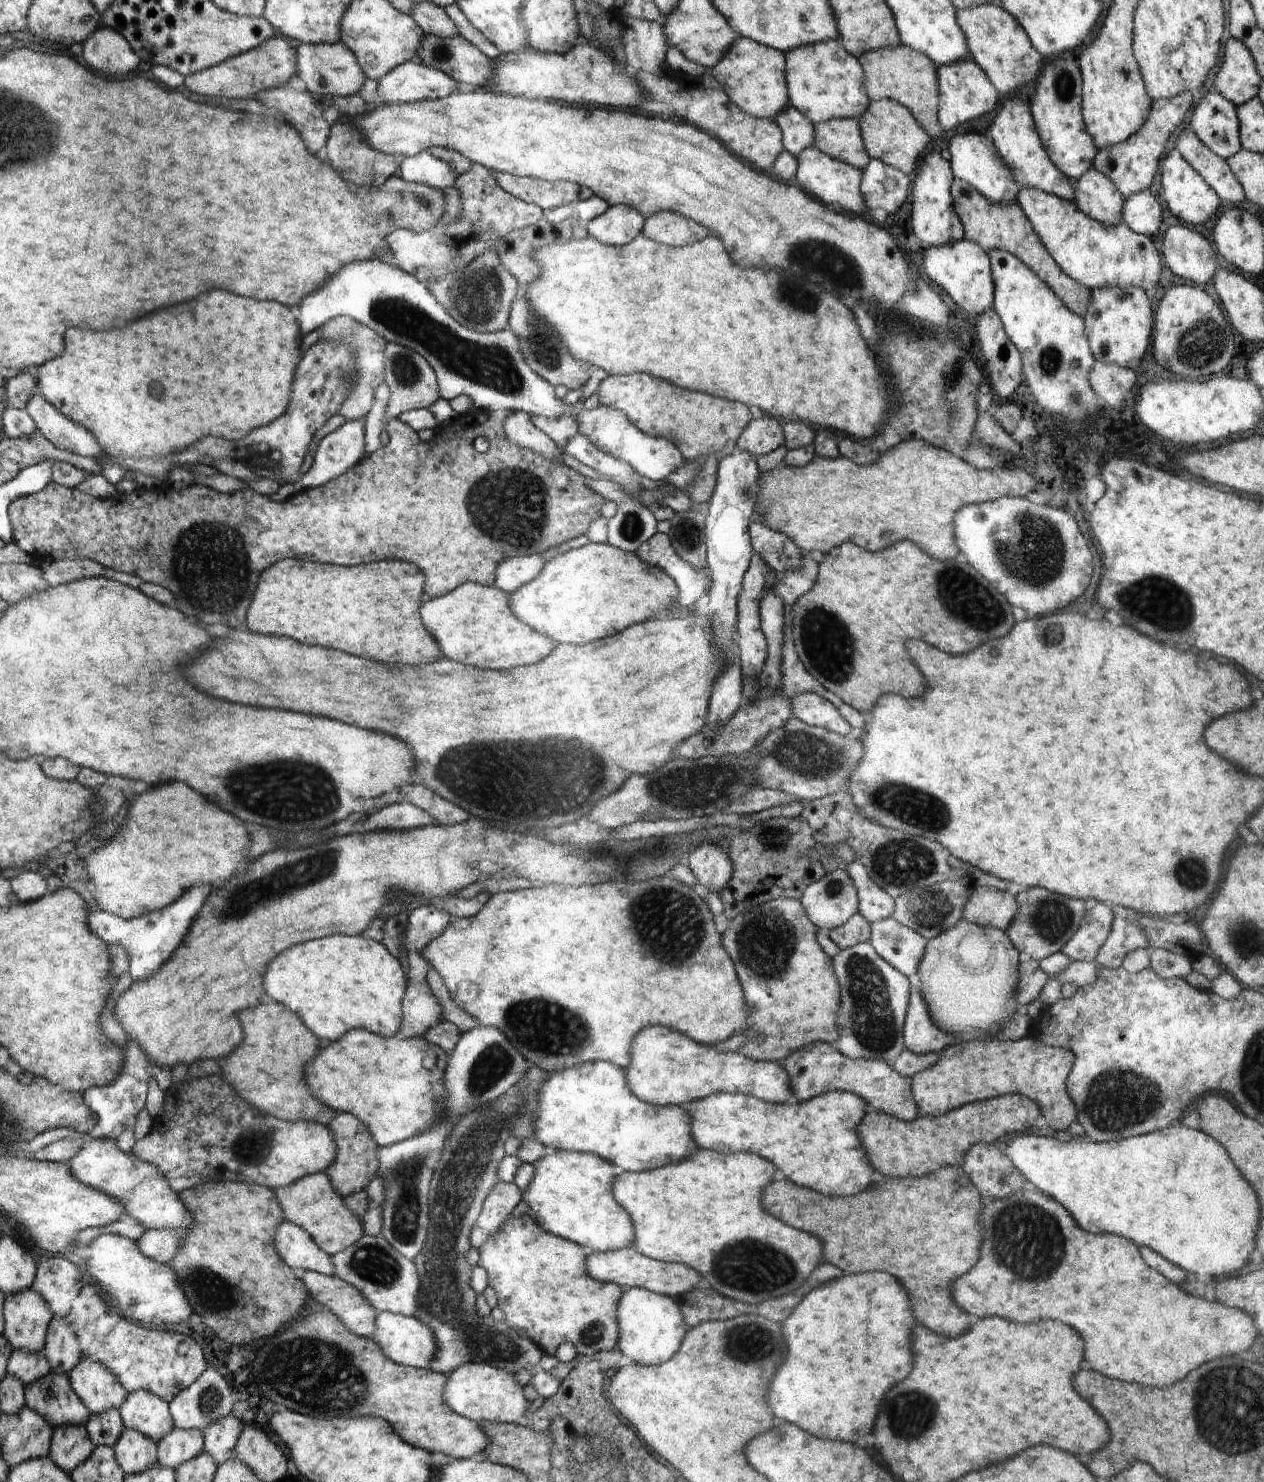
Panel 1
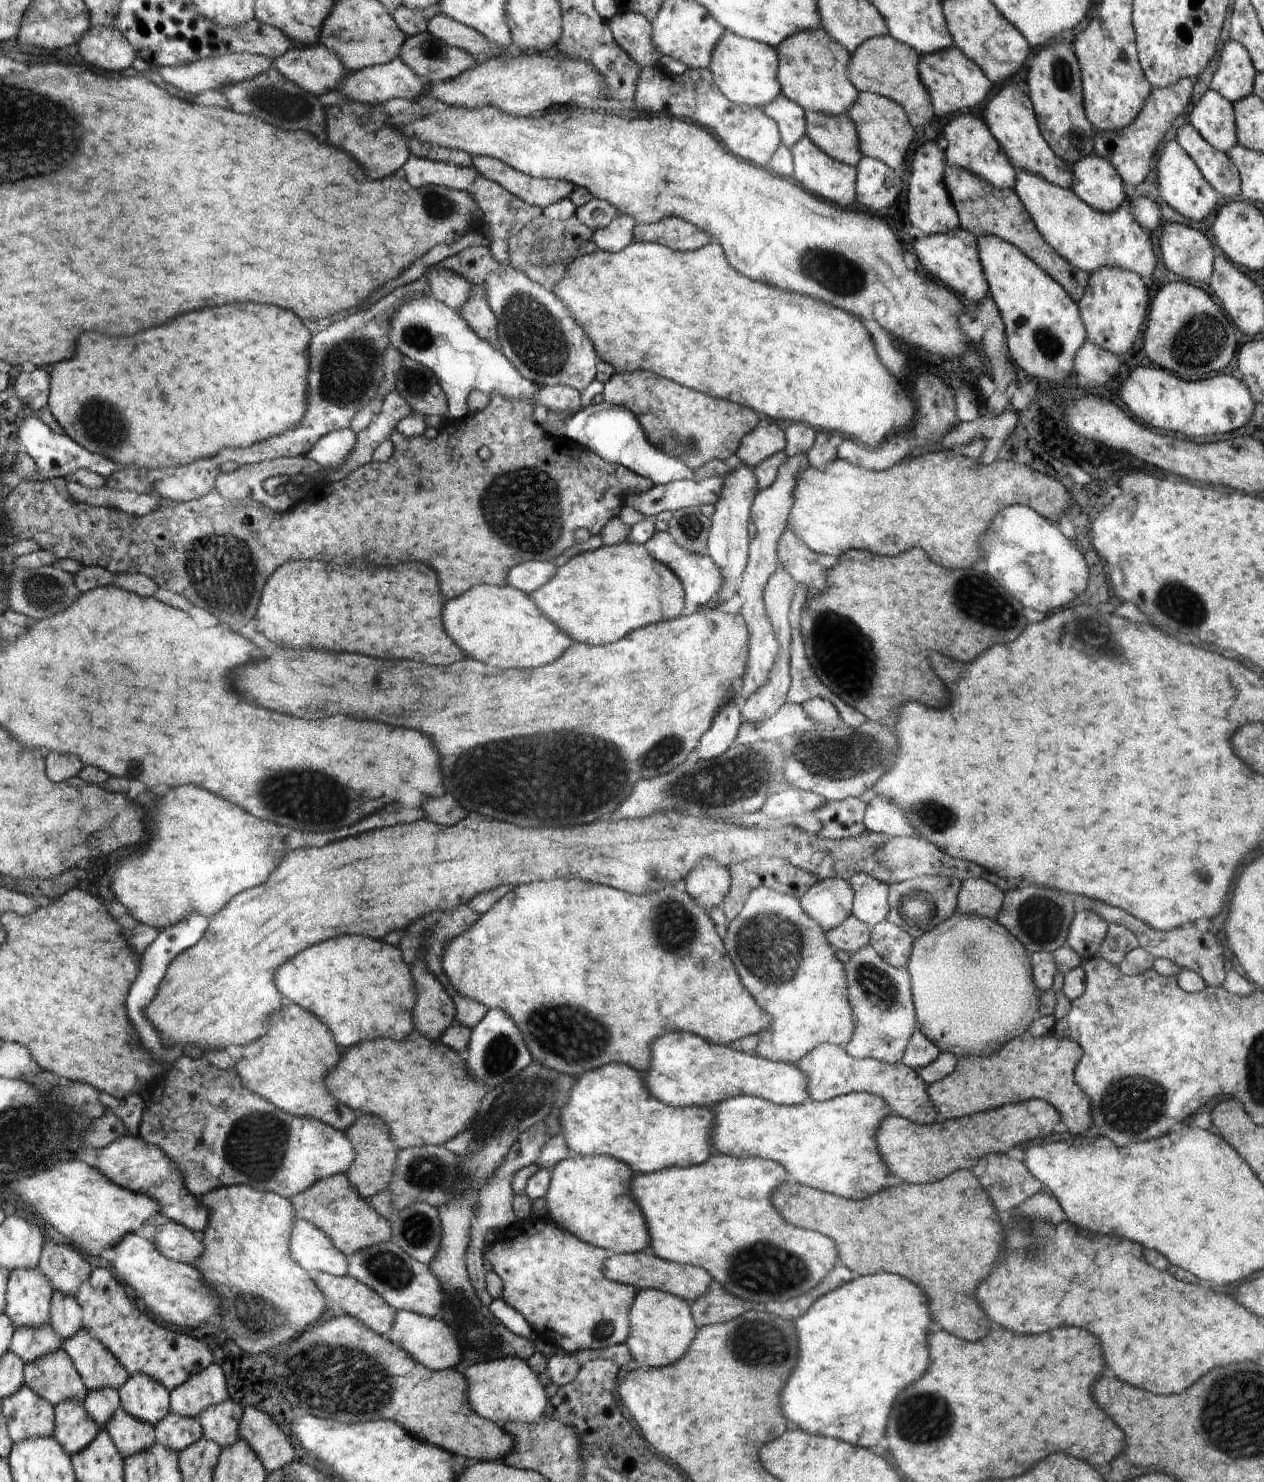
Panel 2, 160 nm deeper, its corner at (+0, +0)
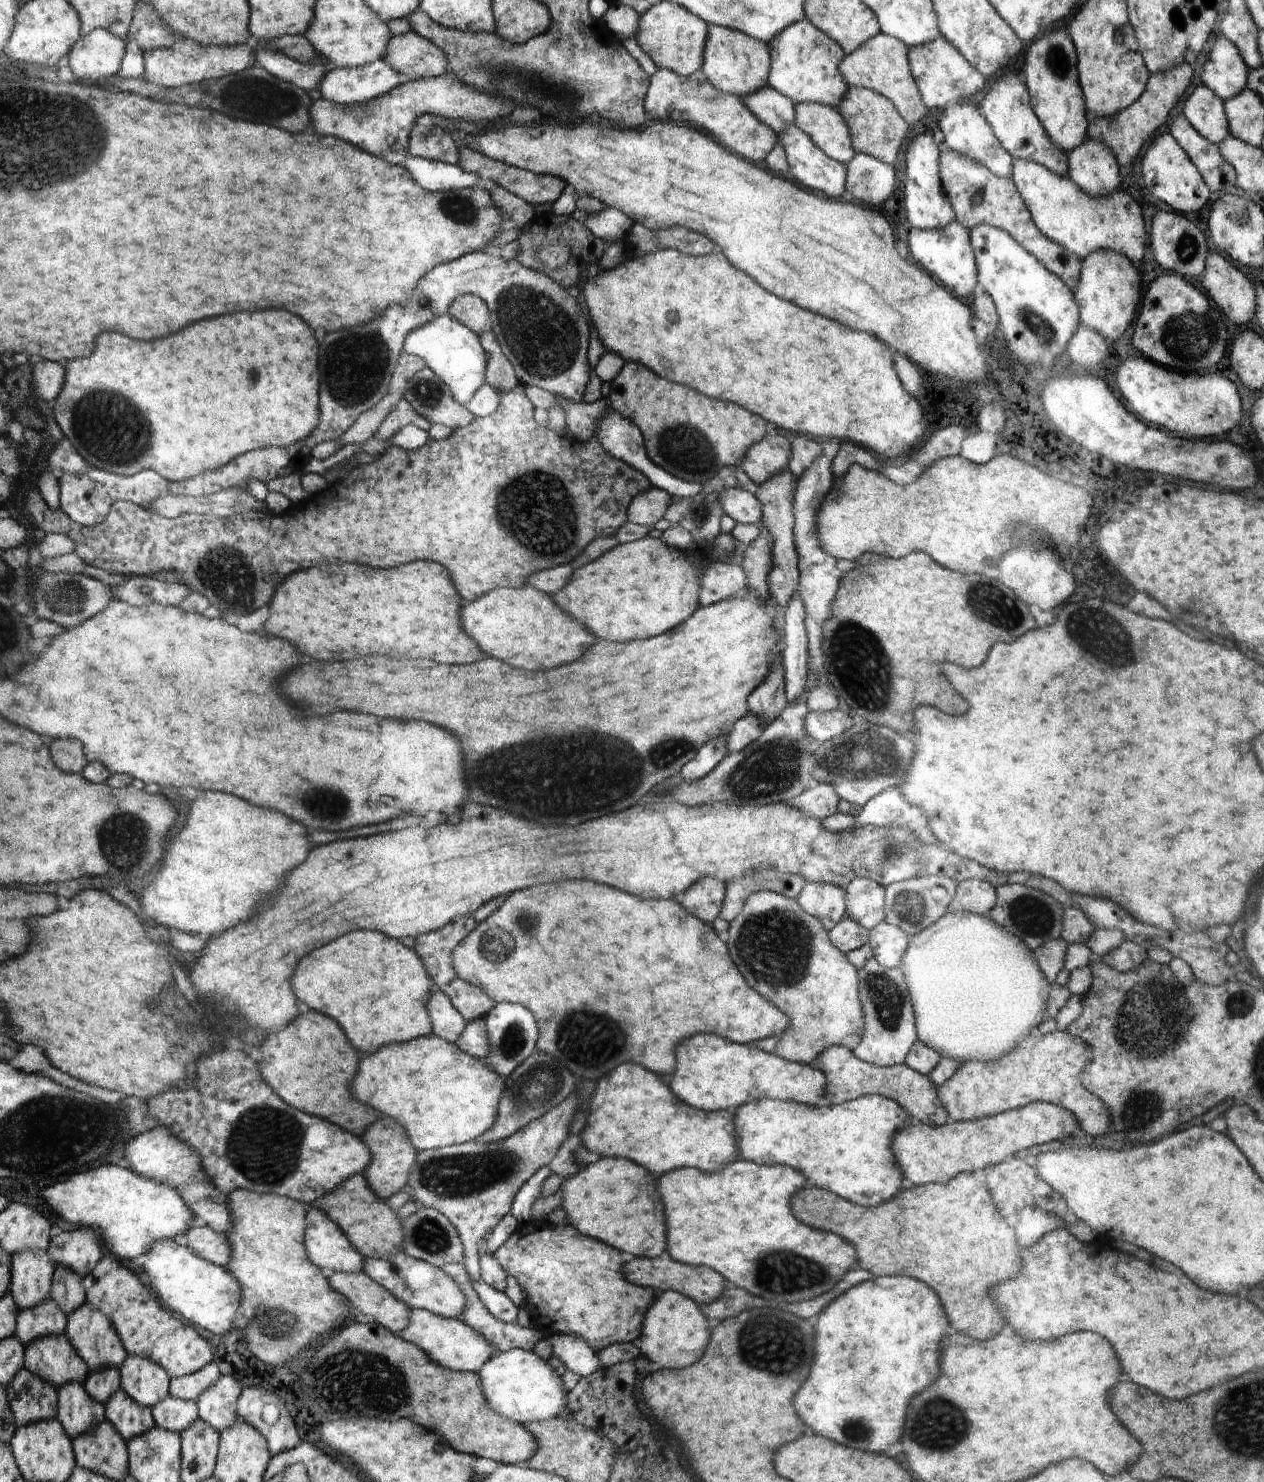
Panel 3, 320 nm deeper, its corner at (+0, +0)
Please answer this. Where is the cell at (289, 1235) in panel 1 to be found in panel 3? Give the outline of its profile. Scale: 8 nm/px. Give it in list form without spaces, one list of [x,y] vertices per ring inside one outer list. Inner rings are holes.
[[[308,1207],[305,1247],[310,1260],[324,1272],[355,1273],[363,1270],[366,1256],[354,1248],[342,1230],[321,1208]]]

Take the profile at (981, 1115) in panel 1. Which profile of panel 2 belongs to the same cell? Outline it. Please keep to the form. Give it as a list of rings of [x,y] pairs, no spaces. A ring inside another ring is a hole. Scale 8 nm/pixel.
[[[1030,1099],[1021,1103],[1008,1103],[991,1111],[966,1115],[960,1119],[950,1119],[929,1125],[921,1125],[904,1117],[894,1114],[888,1115],[878,1127],[876,1135],[877,1147],[884,1162],[888,1164],[890,1172],[898,1176],[900,1180],[906,1180],[910,1184],[924,1184],[924,1182],[936,1182],[942,1180],[950,1173],[958,1169],[972,1170],[977,1162],[990,1153],[1006,1154],[1009,1148],[1020,1143],[1028,1143],[1029,1140],[1038,1140],[1054,1133],[1053,1128],[1061,1120],[1057,1110],[1042,1099]]]

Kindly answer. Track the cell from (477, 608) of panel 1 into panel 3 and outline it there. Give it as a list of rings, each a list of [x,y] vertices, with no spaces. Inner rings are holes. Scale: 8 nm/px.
[[[532,585],[522,586],[520,592],[514,588],[496,588],[490,596],[482,596],[482,600],[468,604],[462,618],[466,620],[466,632],[486,648],[488,656],[506,660],[516,668],[550,670],[578,660],[594,642],[594,634],[586,628],[582,632],[582,624],[572,616],[566,616],[554,602],[550,594]]]

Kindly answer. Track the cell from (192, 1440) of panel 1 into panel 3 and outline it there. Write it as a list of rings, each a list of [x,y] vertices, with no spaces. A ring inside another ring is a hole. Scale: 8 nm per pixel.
[[[166,1395],[154,1408],[152,1413],[156,1426],[170,1432],[184,1432],[199,1417],[196,1401],[185,1401]]]

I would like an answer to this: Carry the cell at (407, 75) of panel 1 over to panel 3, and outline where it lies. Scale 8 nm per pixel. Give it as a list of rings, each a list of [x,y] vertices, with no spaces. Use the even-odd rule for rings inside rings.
[[[378,59],[361,67],[330,66],[318,89],[322,99],[353,106],[367,104],[399,84],[398,73],[384,60]]]

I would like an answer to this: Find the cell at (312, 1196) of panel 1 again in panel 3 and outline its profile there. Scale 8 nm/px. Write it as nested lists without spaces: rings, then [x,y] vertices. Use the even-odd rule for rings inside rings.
[[[364,1174],[354,1175],[344,1185],[327,1193],[311,1206],[321,1208],[344,1232],[354,1248],[362,1252],[366,1258],[379,1259],[393,1255],[401,1250],[404,1240],[404,1228],[401,1218],[392,1210],[386,1200],[382,1200],[374,1188],[367,1183]]]

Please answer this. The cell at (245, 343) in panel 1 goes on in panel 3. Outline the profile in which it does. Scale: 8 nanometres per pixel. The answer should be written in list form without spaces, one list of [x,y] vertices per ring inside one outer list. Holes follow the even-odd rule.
[[[286,310],[226,314],[214,320],[202,320],[202,324],[194,324],[194,328],[186,328],[186,332],[178,332],[178,336],[168,336],[166,340],[134,340],[132,336],[118,332],[104,332],[102,340],[98,340],[98,352],[94,352],[94,356],[70,360],[64,368],[64,386],[55,398],[53,408],[58,426],[90,466],[120,476],[136,475],[137,472],[152,469],[168,481],[194,479],[205,472],[218,471],[254,449],[292,447],[312,435],[320,422],[318,342],[314,338],[314,332],[298,316]]]

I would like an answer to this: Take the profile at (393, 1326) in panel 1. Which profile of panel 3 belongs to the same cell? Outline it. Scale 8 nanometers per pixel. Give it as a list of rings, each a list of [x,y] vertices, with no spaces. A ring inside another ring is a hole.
[[[426,1309],[411,1310],[409,1326],[397,1335],[412,1344],[417,1344],[438,1364],[454,1371],[477,1373],[488,1360],[501,1353],[464,1321],[441,1317]]]

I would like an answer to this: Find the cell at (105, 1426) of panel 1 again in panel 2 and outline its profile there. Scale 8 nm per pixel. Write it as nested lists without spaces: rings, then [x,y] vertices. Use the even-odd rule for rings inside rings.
[[[112,1387],[88,1389],[84,1406],[90,1416],[99,1424],[99,1427],[104,1429],[106,1421],[113,1417],[113,1412],[121,1406],[120,1393]]]

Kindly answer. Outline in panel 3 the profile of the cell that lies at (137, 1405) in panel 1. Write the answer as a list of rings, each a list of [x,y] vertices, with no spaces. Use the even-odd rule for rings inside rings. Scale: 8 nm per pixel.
[[[128,1356],[119,1366],[121,1388],[138,1404],[154,1408],[170,1394],[170,1376],[166,1368],[148,1357]]]

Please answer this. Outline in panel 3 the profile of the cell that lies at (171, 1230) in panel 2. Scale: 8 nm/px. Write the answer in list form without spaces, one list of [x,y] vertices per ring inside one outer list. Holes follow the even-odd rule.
[[[208,1225],[190,1227],[190,1230],[185,1234],[184,1238],[178,1239],[178,1242],[188,1245],[195,1253],[198,1253],[201,1257],[204,1257],[215,1265],[222,1265],[224,1267],[232,1258],[233,1248],[226,1234],[223,1235],[222,1233],[216,1232]]]

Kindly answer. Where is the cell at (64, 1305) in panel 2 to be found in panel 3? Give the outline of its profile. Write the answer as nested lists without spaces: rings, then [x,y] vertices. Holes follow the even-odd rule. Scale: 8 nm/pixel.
[[[55,1264],[50,1296],[63,1308],[66,1314],[86,1302],[82,1279],[83,1277],[74,1273],[66,1265]]]

